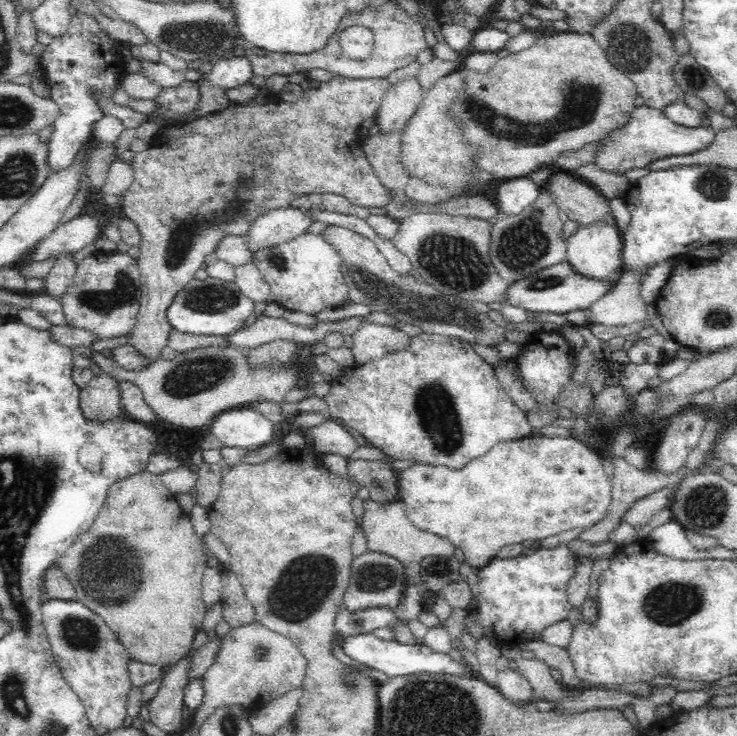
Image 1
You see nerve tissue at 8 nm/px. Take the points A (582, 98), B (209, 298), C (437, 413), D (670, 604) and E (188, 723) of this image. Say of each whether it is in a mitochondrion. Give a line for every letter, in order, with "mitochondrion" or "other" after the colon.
A: mitochondrion
B: mitochondrion
C: mitochondrion
D: mitochondrion
E: other

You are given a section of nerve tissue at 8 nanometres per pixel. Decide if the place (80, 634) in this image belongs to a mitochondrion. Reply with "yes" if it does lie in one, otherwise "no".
yes

